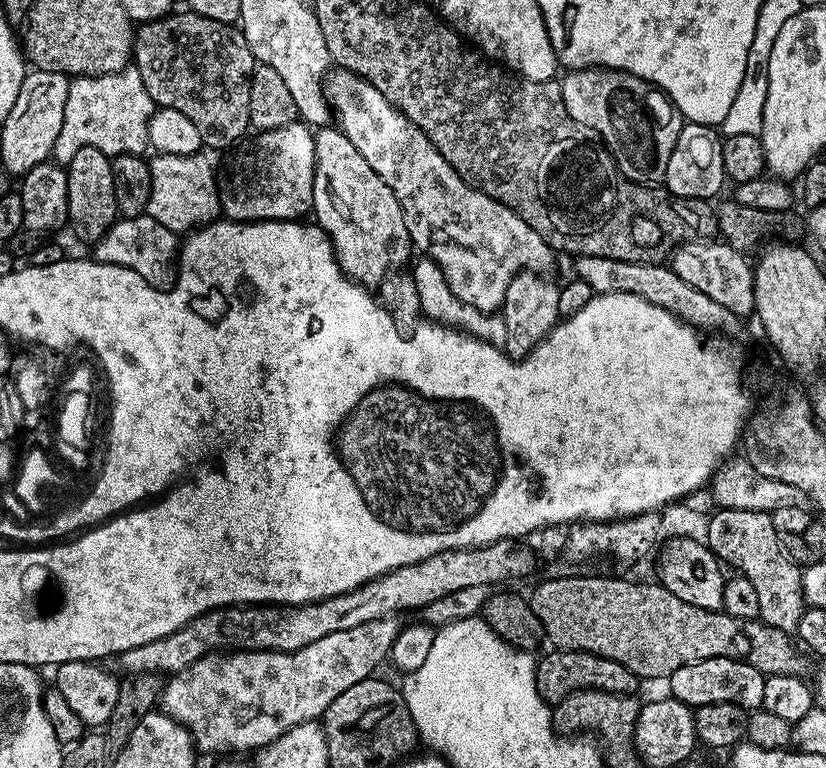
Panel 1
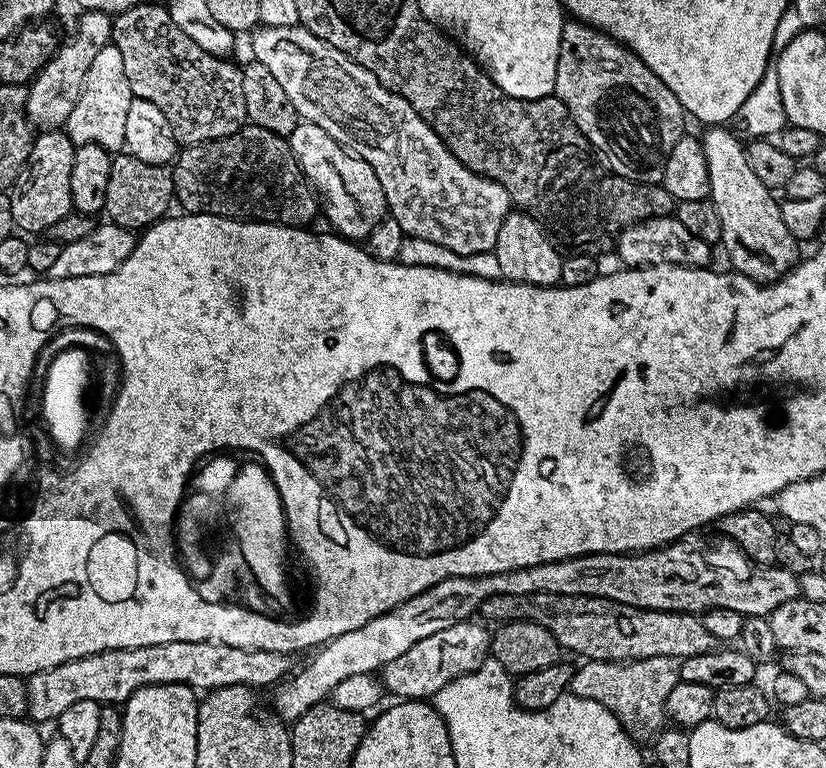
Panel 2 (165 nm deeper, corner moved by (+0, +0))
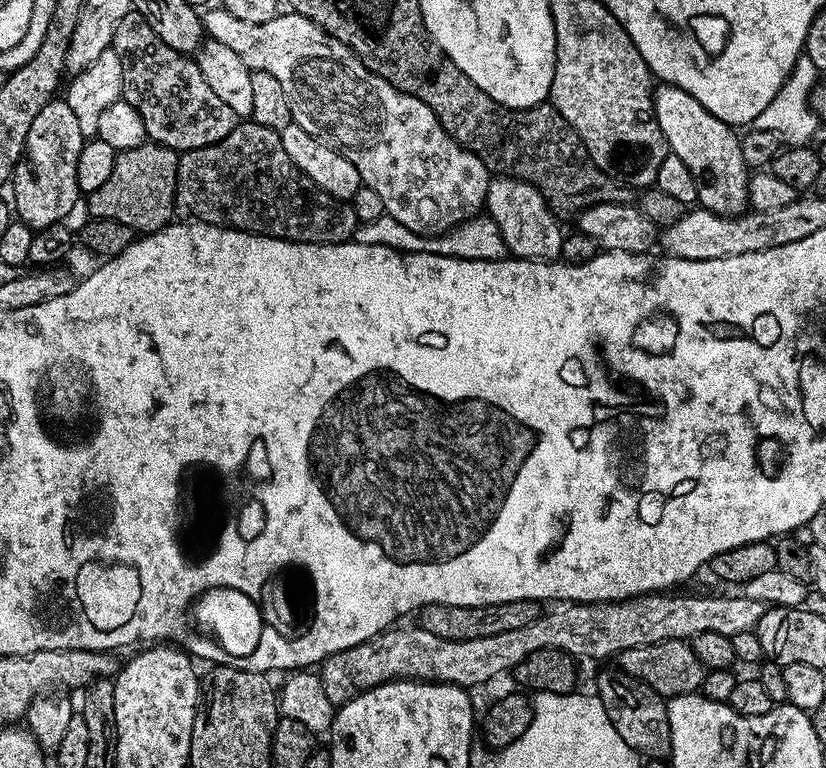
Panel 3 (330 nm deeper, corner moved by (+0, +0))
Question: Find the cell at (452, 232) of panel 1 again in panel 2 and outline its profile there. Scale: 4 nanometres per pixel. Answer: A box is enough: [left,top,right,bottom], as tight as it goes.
[251,24,514,254]

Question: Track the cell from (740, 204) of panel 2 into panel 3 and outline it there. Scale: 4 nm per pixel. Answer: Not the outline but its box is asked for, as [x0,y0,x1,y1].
[652,84,750,216]

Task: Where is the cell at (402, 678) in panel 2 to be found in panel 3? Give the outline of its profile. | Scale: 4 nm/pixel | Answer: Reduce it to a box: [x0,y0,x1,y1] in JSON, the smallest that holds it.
[318,594,766,706]

